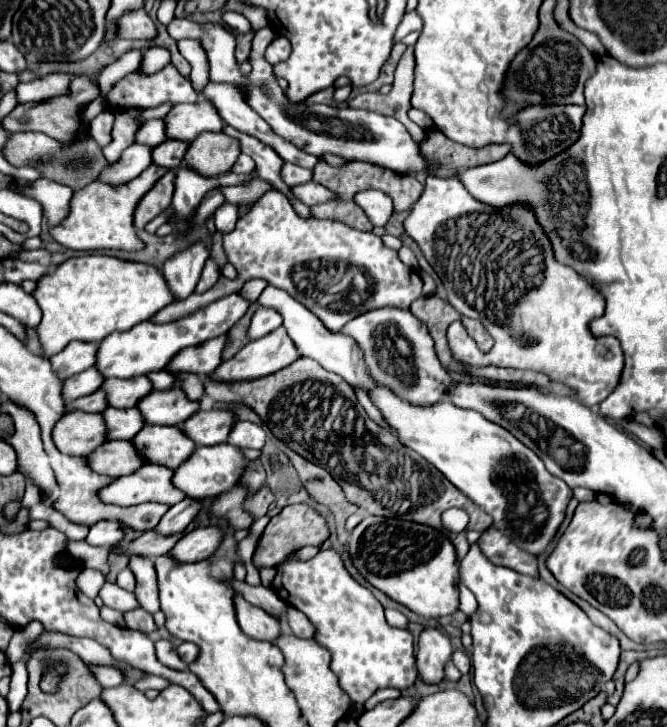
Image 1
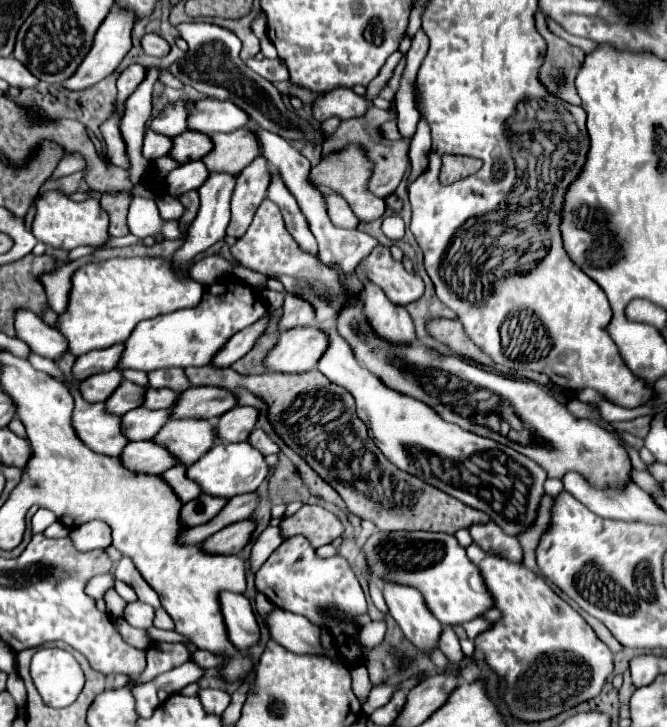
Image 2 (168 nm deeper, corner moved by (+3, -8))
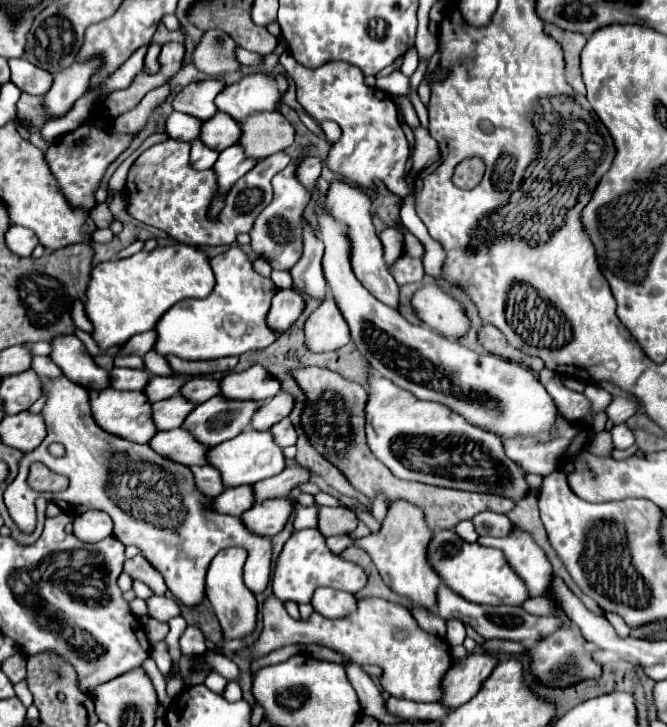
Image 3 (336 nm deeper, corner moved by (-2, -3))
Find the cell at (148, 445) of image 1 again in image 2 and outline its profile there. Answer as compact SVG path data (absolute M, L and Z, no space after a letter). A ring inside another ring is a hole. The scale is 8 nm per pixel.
M181 418L169 420L165 428L155 436L159 444L165 444L183 466L193 464L201 458L217 440L217 418L211 420L197 420L197 418Z

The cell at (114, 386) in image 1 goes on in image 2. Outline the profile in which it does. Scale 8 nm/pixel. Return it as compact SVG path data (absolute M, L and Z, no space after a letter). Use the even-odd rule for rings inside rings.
M149 388L147 394L145 394L145 408L173 408L175 402L177 402L179 394L173 392L173 390L155 390L155 388Z

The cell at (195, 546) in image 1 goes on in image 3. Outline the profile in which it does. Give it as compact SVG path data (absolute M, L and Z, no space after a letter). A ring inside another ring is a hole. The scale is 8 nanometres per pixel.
M266 499L264 503L256 503L250 511L240 515L242 523L254 531L254 535L274 537L284 525L294 507L294 501L288 499Z

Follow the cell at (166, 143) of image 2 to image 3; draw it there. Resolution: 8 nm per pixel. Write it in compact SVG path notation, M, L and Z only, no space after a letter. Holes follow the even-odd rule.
M174 111L164 125L164 133L170 139L178 139L178 141L194 141L200 133L200 121L190 117L190 115L182 115L178 111Z

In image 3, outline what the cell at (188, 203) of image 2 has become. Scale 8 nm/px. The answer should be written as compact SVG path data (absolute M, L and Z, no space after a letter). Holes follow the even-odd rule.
M168 139L148 147L146 151L140 153L140 157L128 171L126 193L130 197L130 215L136 221L158 227L170 233L176 241L196 247L232 245L240 233L248 233L252 229L256 215L260 215L260 211L272 201L272 187L270 187L272 177L290 163L290 157L284 151L260 159L254 165L254 169L250 169L242 179L238 179L238 183L228 193L224 211L212 223L206 211L216 191L216 174L213 169L194 171L188 163L188 155L190 143L186 141Z

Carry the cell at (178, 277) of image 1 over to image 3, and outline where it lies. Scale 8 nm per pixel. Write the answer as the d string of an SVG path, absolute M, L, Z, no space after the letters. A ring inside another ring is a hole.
M236 145L228 147L228 149L224 149L220 153L218 161L212 167L214 173L216 173L216 193L214 193L214 199L212 199L210 209L208 209L208 217L210 219L216 219L222 213L222 207L224 207L228 191L254 165L256 165L256 161L244 157L244 151L240 147L236 147Z

